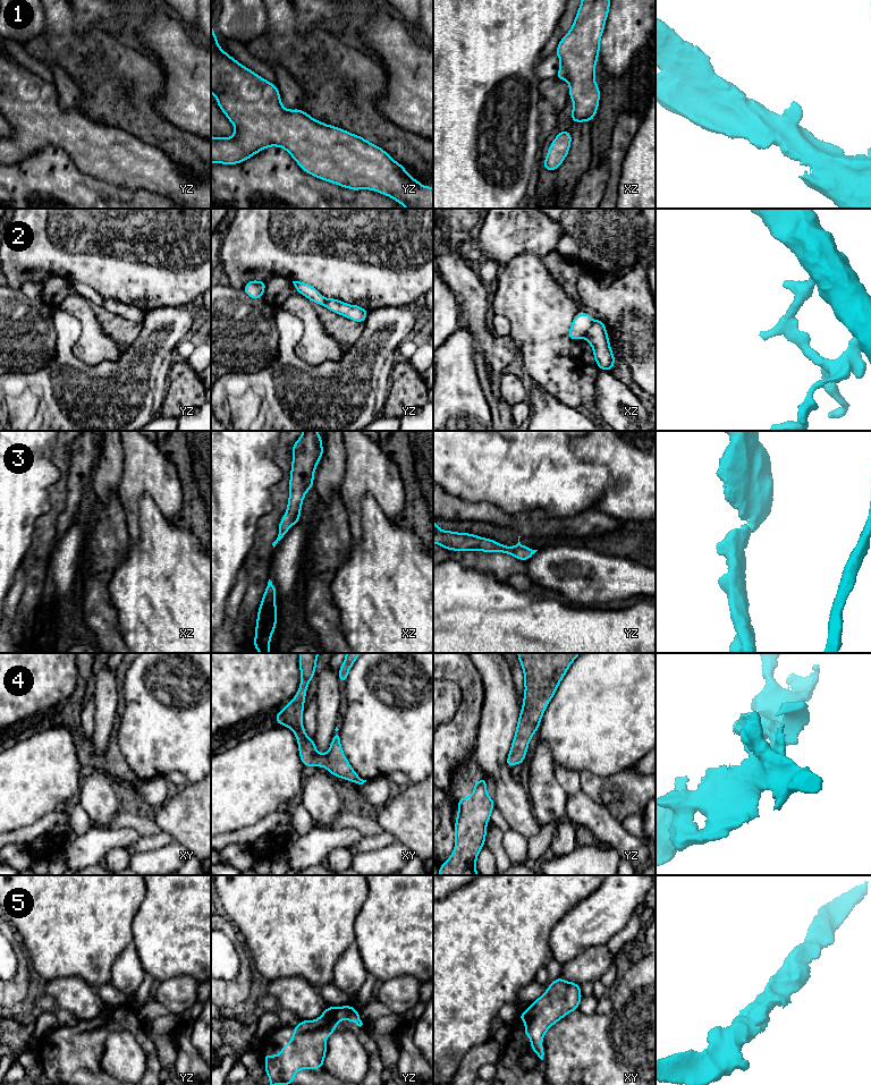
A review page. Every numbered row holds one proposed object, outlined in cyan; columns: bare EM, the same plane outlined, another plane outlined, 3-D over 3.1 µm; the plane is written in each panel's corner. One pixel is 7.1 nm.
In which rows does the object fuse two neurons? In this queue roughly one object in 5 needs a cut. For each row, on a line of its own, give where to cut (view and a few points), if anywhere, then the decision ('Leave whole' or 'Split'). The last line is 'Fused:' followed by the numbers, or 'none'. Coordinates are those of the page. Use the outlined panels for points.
1: No split. Leave whole
2: Split along xz (593, 321), (584, 336). Split
3: No split. Leave whole
4: No split. Leave whole
5: No split. Leave whole
Fused: 2

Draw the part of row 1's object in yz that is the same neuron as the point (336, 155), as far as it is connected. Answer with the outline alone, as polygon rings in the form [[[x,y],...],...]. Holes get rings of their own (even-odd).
[[[212,24],[211,93],[235,127],[230,138],[211,136],[211,163],[240,163],[269,146],[278,146],[285,149],[305,172],[322,180],[352,190],[371,189],[407,209],[433,209],[433,187],[422,186],[381,147],[318,121],[301,109],[285,109],[274,84],[244,67],[219,46]]]

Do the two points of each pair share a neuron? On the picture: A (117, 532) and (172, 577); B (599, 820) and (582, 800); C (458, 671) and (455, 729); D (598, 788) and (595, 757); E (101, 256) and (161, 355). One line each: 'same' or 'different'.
A: different
B: same
C: same
D: different
E: different

